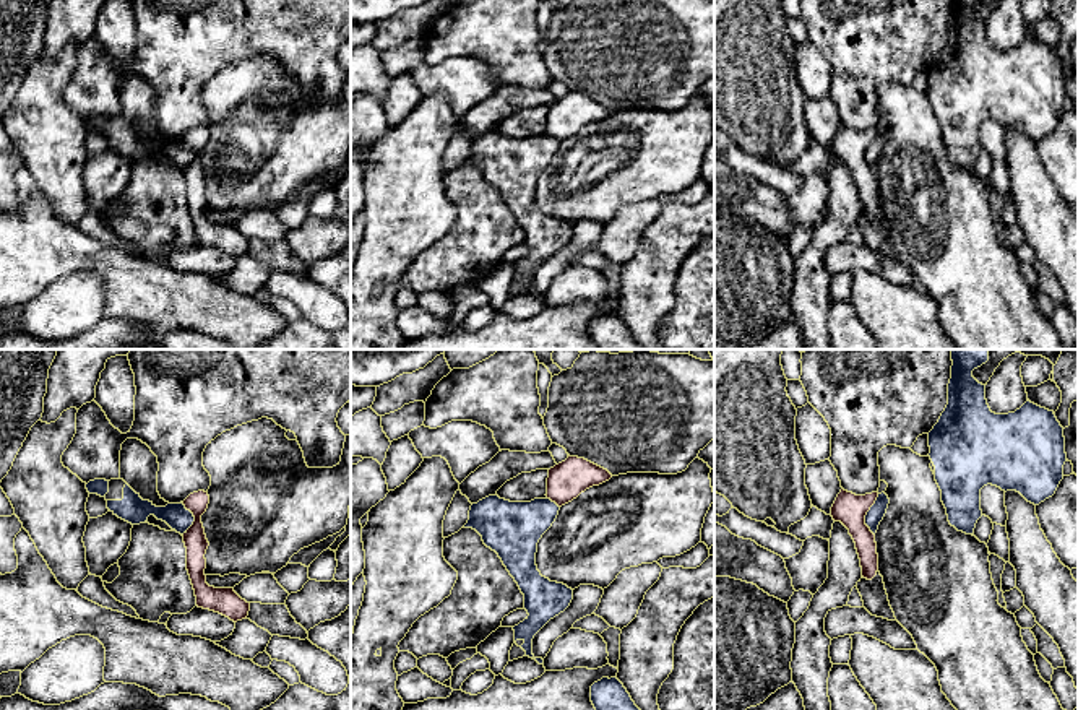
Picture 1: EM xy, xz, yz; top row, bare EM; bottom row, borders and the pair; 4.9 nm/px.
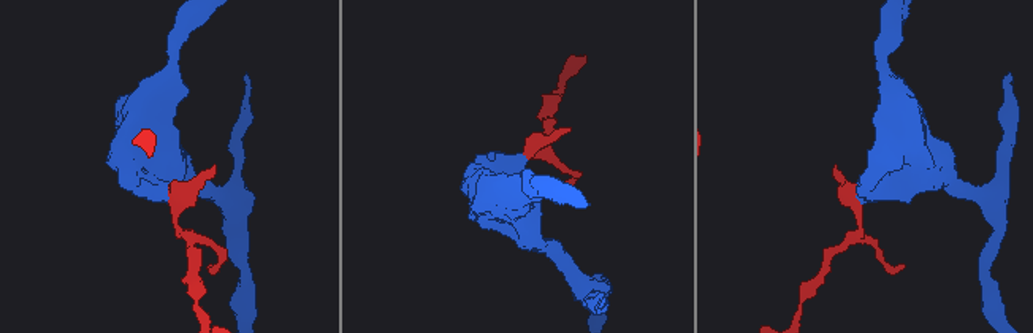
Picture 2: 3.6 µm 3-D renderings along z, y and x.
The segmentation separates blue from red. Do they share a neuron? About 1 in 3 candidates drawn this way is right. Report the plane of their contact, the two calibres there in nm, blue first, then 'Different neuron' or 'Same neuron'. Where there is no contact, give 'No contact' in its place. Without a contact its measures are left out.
Touches blue in yz. Thickness 80 nm (blue) against 160 nm. Different neuron

